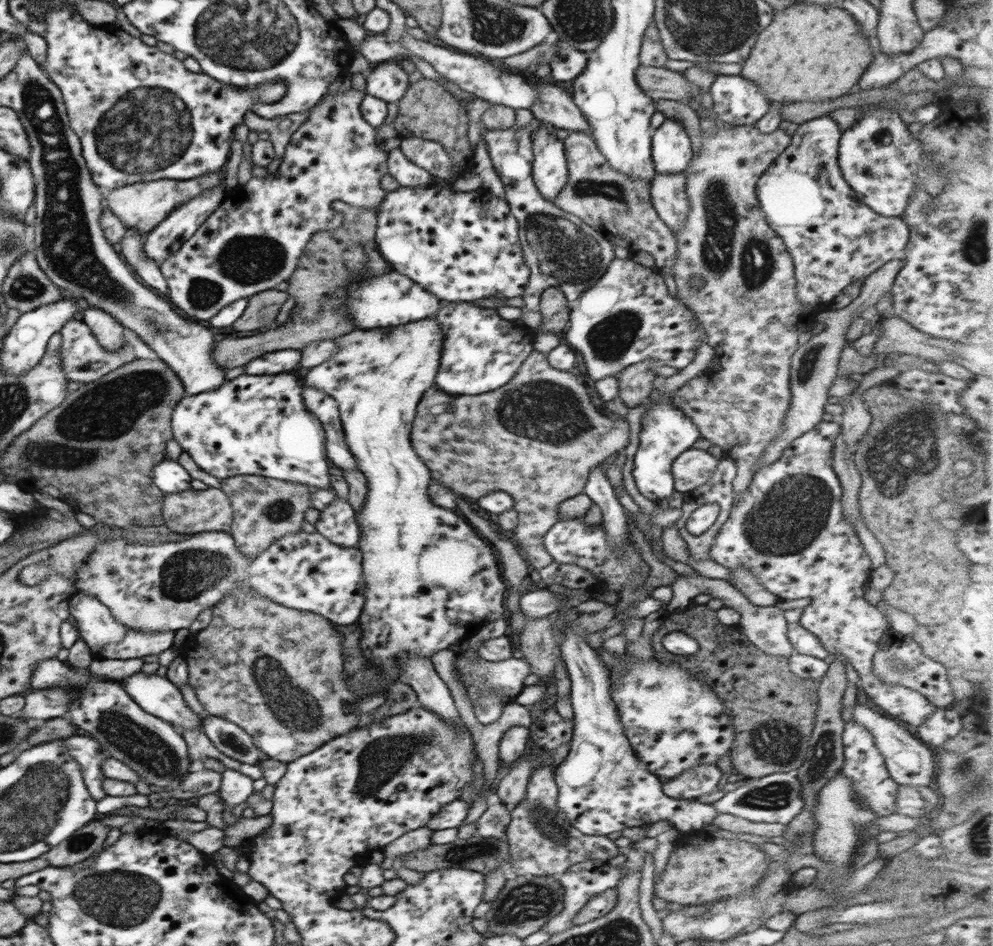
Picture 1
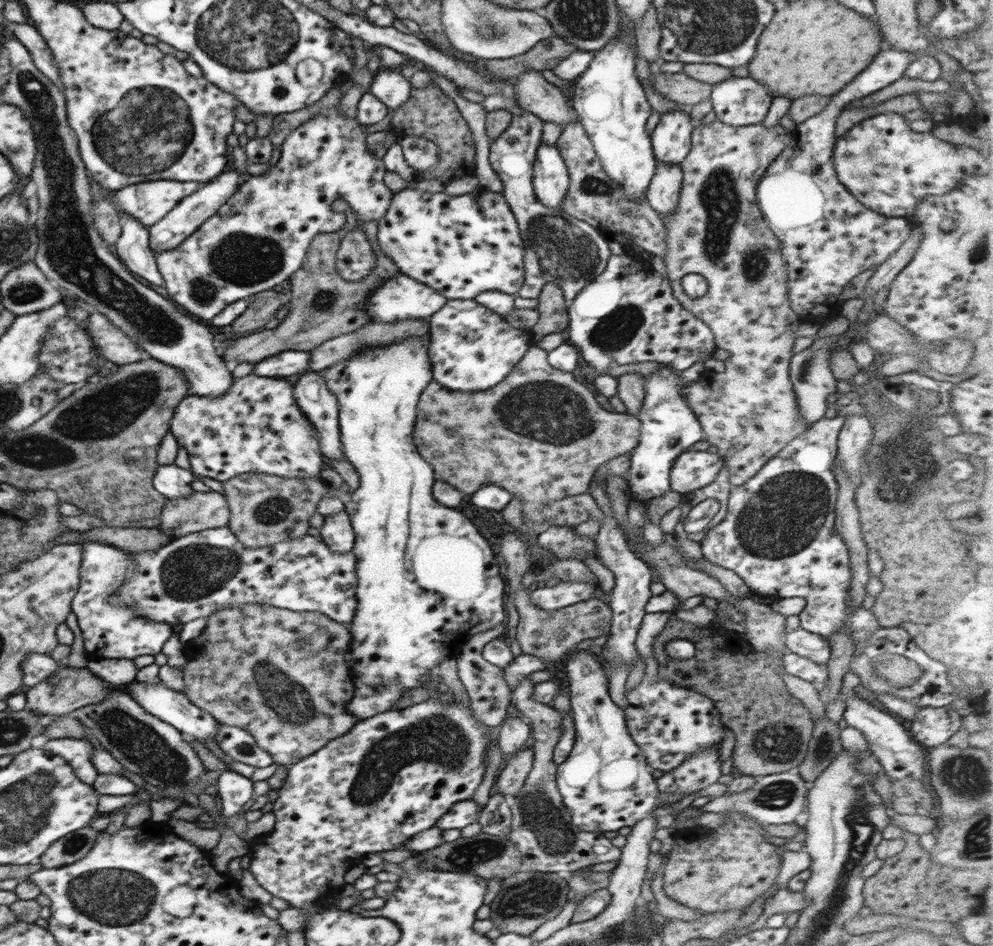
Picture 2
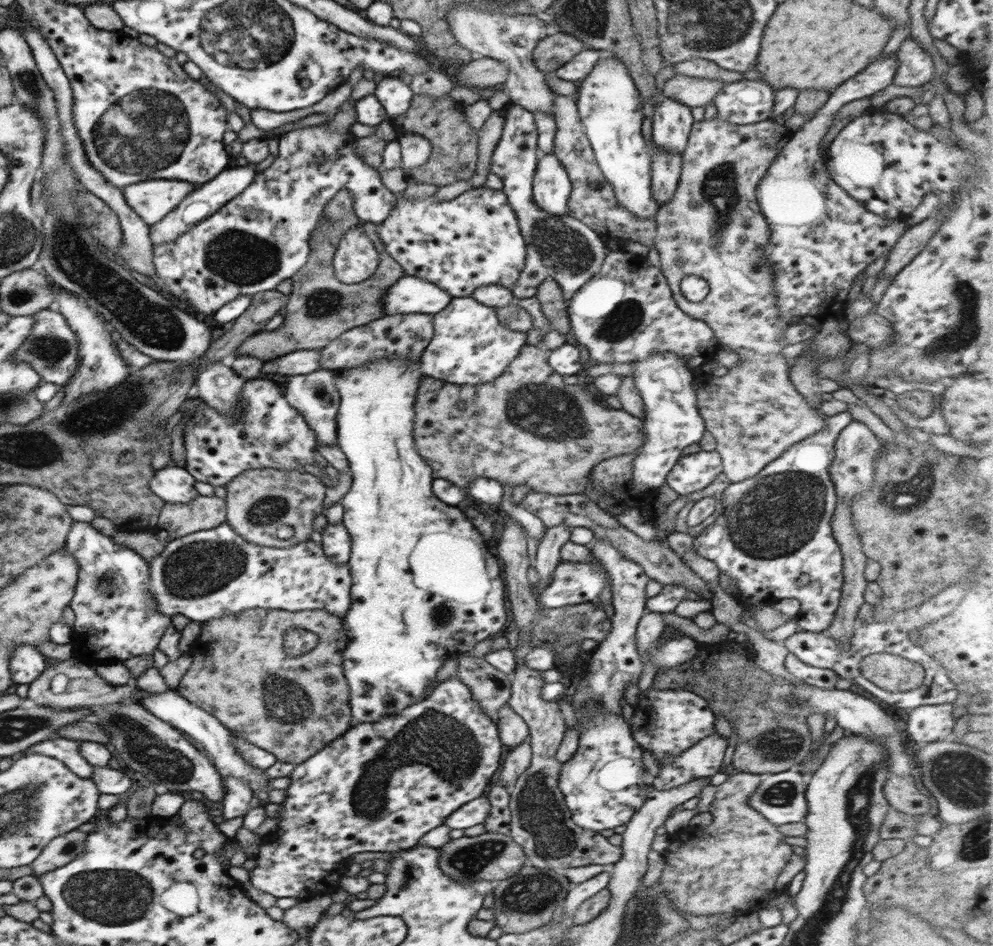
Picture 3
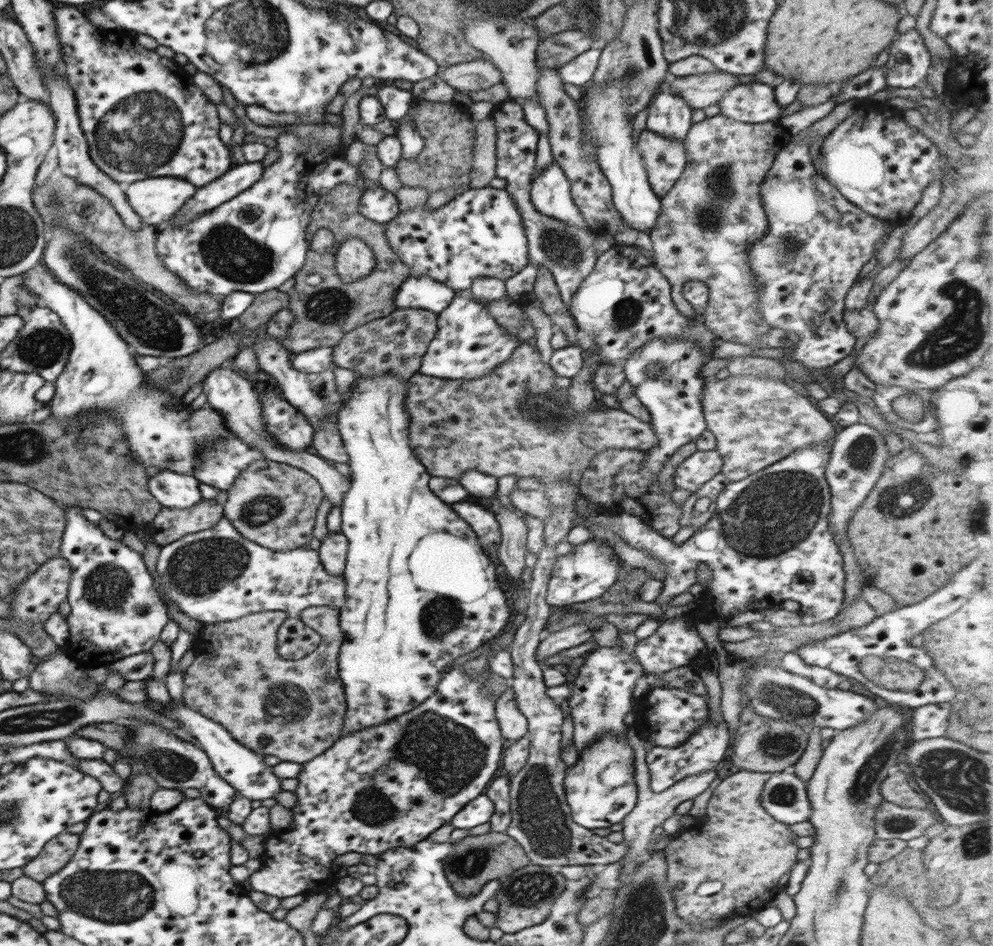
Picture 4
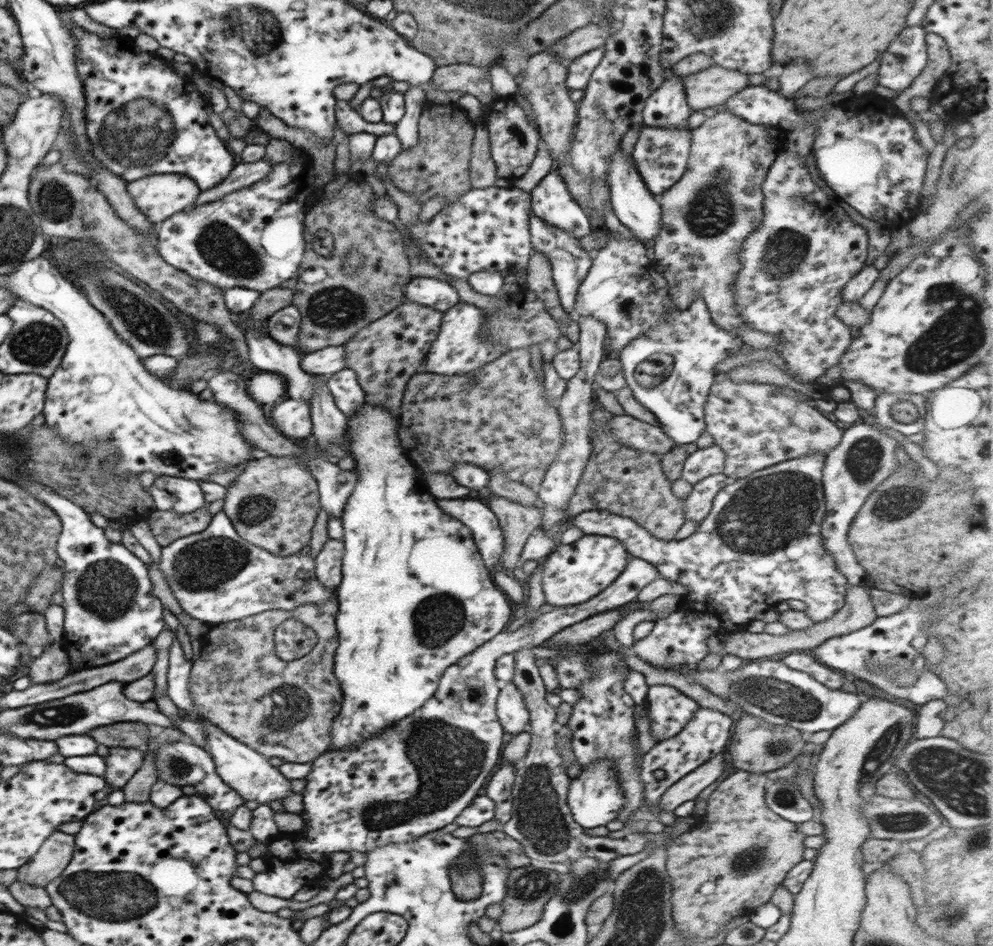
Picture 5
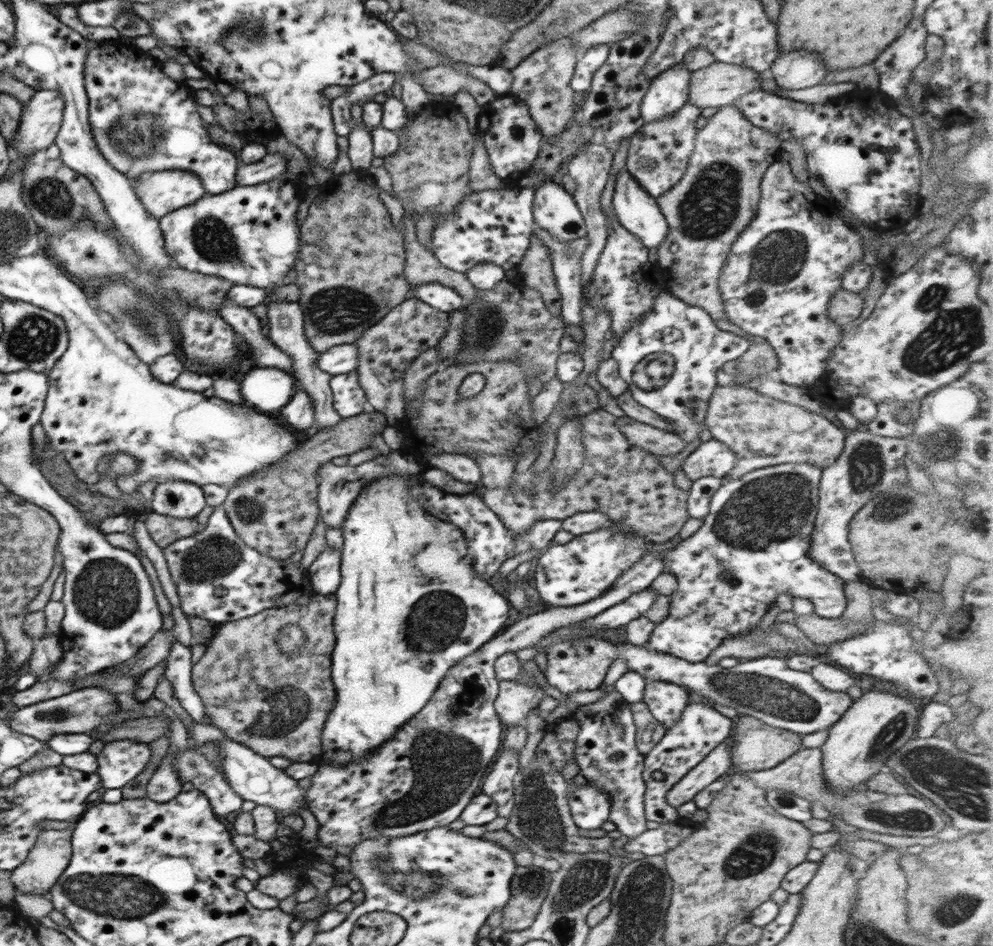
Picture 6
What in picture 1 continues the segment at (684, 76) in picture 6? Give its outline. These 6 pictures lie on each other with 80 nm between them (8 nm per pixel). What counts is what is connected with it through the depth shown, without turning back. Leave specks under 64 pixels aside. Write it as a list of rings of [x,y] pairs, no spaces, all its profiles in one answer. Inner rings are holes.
[[[668,119],[651,137],[651,155],[655,171],[662,174],[686,173],[695,154],[687,128],[676,119]]]

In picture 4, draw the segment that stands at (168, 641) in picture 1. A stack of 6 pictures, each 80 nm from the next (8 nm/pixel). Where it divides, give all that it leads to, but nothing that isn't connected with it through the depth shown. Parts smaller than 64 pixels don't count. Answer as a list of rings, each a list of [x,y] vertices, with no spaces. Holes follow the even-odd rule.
[[[60,505],[67,521],[58,556],[66,559],[73,570],[67,594],[71,613],[66,618],[69,637],[62,646],[64,654],[84,669],[95,669],[133,654],[150,651],[159,641],[162,629],[170,619],[166,614],[166,604],[156,592],[154,579],[148,572],[143,556],[131,550],[122,540],[108,538],[97,524],[82,515],[78,506]]]

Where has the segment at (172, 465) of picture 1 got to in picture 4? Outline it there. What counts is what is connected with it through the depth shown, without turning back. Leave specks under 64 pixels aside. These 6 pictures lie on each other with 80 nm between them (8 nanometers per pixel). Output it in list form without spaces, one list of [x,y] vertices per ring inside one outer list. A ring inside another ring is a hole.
[[[162,470],[148,482],[148,491],[162,507],[192,508],[202,500],[200,482],[187,476]]]

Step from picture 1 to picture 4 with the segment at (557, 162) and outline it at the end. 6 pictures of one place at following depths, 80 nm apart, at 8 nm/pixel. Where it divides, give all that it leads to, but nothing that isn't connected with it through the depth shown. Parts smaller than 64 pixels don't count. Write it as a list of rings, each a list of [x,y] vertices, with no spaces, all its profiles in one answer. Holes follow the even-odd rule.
[[[555,161],[532,181],[531,203],[544,216],[582,230],[590,229],[574,204],[568,178]]]

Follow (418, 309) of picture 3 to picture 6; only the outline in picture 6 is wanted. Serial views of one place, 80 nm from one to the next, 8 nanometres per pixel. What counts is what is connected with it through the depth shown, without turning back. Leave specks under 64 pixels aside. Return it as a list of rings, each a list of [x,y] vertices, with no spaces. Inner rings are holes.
[[[436,282],[415,286],[415,290],[412,290],[412,294],[409,296],[414,296],[432,308],[445,313],[458,310],[465,305],[463,296],[460,296],[453,288]]]

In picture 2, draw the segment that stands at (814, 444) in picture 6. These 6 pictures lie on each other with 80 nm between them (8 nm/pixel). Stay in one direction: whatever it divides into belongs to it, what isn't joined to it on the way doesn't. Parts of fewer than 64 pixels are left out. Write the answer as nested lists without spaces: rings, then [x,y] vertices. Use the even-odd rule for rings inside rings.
[[[718,120],[703,124],[696,122],[693,131],[691,132],[691,147],[688,154],[681,162],[681,169],[683,172],[683,181],[681,184],[680,198],[676,212],[668,218],[663,218],[665,225],[666,252],[663,256],[666,265],[667,276],[673,295],[676,300],[688,311],[691,312],[696,318],[703,320],[708,328],[711,328],[713,337],[715,338],[716,348],[722,348],[730,353],[728,360],[724,361],[725,371],[716,373],[711,369],[704,370],[700,378],[696,382],[691,382],[683,388],[683,397],[690,405],[692,412],[698,417],[698,422],[704,432],[704,440],[708,441],[710,445],[716,446],[718,449],[717,454],[724,460],[724,464],[728,467],[730,473],[730,482],[733,486],[742,486],[744,482],[751,480],[756,473],[764,467],[774,456],[778,455],[790,441],[808,431],[808,422],[804,420],[800,414],[797,396],[789,375],[789,364],[794,354],[792,347],[794,346],[794,332],[798,326],[803,322],[791,309],[789,298],[787,295],[787,280],[788,280],[788,265],[785,263],[781,253],[781,242],[776,238],[776,235],[767,227],[764,221],[760,207],[756,200],[756,187],[758,181],[764,176],[772,161],[790,144],[793,133],[786,130],[782,125],[765,127],[764,123],[751,124],[748,126],[732,126],[724,124]],[[691,272],[701,274],[708,283],[708,290],[702,297],[692,299],[684,293],[681,285],[681,278],[690,274]]]

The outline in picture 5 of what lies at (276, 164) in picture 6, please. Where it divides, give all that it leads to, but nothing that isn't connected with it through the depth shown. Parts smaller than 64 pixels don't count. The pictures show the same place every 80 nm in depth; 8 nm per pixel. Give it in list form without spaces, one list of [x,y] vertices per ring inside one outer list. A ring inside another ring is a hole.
[[[264,159],[250,163],[238,162],[230,171],[226,180],[223,180],[214,188],[202,190],[195,200],[195,204],[192,204],[191,207],[218,200],[231,192],[260,182],[260,180],[264,180],[264,177],[272,172],[273,167],[274,165],[270,161]]]

